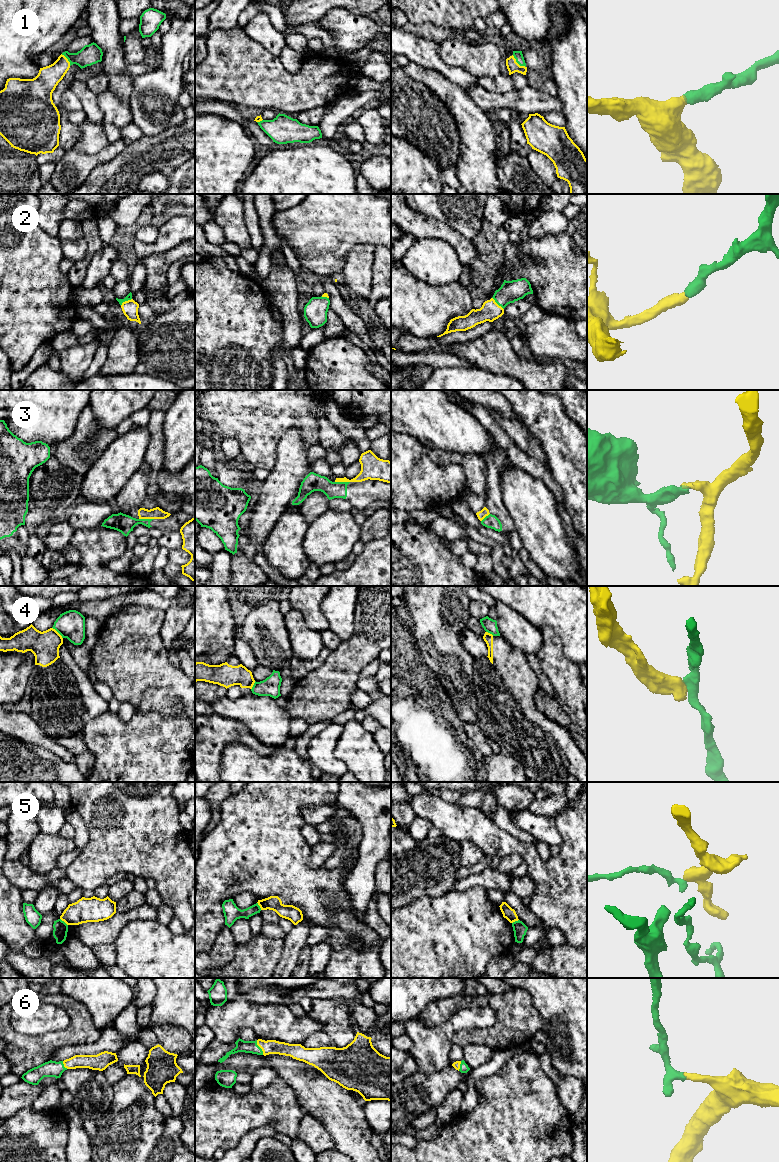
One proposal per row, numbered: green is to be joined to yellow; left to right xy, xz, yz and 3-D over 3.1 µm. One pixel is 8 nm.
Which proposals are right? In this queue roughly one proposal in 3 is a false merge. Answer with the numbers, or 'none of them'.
1, 2, 6

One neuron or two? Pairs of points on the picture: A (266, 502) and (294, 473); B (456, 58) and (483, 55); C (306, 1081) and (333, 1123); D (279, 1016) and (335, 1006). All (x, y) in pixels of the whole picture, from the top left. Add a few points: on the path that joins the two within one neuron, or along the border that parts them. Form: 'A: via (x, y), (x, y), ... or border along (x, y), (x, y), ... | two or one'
A: via (273, 495), (287, 480) | one
B: via (463, 56), (476, 56) | one
C: via (313, 1091), (333, 1113) | one
D: border along (307, 1013), (310, 1017), (323, 1024), (323, 1030) | two

